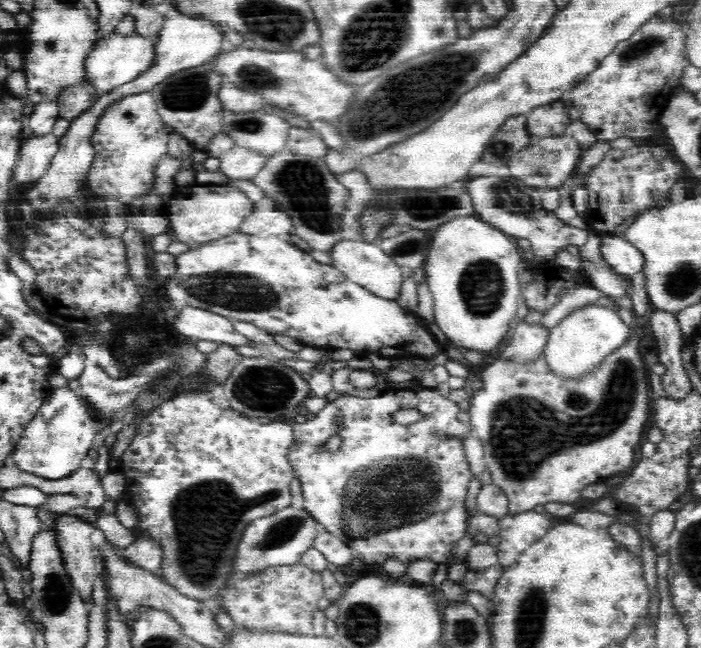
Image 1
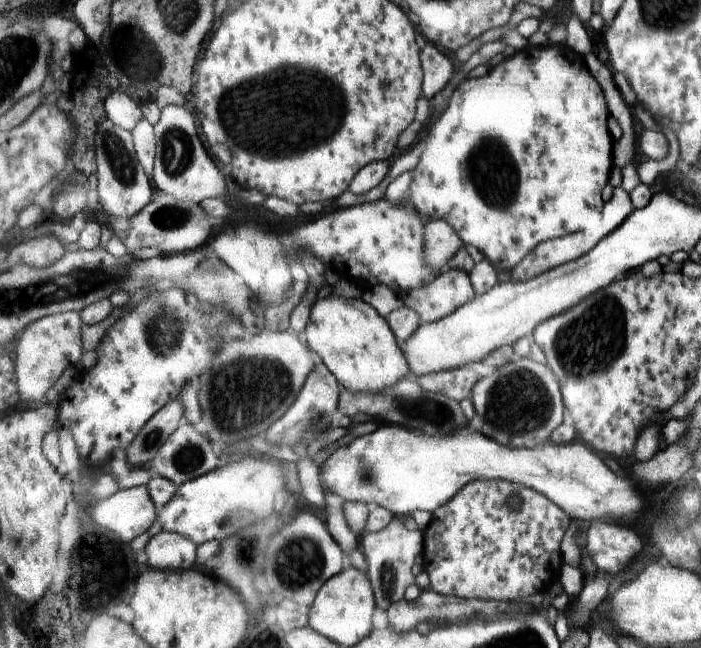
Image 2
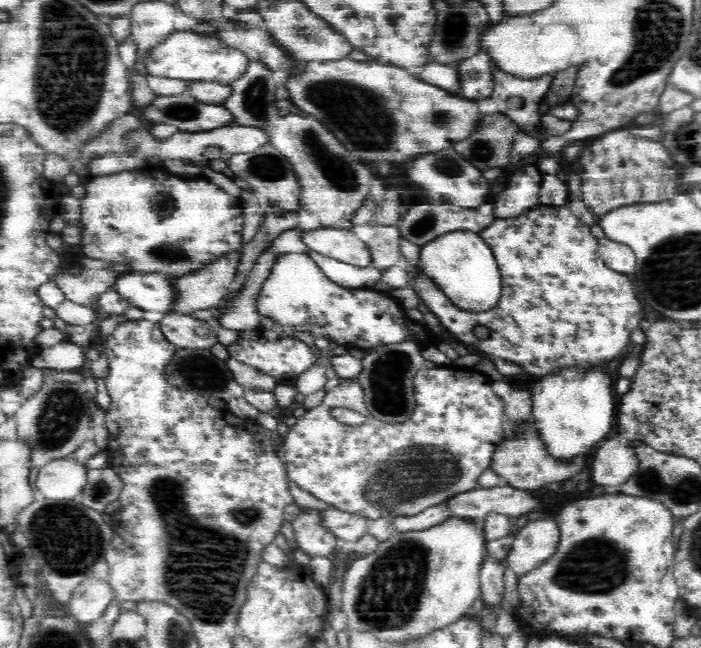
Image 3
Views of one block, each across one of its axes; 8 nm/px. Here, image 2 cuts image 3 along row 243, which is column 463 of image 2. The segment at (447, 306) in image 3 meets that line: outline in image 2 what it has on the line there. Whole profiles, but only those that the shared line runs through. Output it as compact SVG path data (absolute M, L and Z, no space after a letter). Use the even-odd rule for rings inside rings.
M474 480L431 515L423 531L426 538L421 567L429 576L430 590L448 597L512 602L538 592L548 593L554 583L561 583L560 540L564 538L572 518L533 488L507 480ZM516 493L521 496L522 502L514 509L509 507L508 498Z

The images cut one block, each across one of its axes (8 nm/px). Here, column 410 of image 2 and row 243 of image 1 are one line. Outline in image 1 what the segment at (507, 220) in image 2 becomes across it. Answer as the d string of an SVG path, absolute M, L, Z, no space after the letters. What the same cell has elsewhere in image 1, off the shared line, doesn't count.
M196 183L196 185L188 186L176 185L175 189L172 200L168 203L164 202L164 215L168 219L168 224L164 232L170 236L171 242L183 242L184 244L189 244L192 248L234 234L234 232L239 230L239 226L243 224L246 217L255 209L255 203L248 199L248 196L244 192L237 188L232 188L227 184L204 185Z

